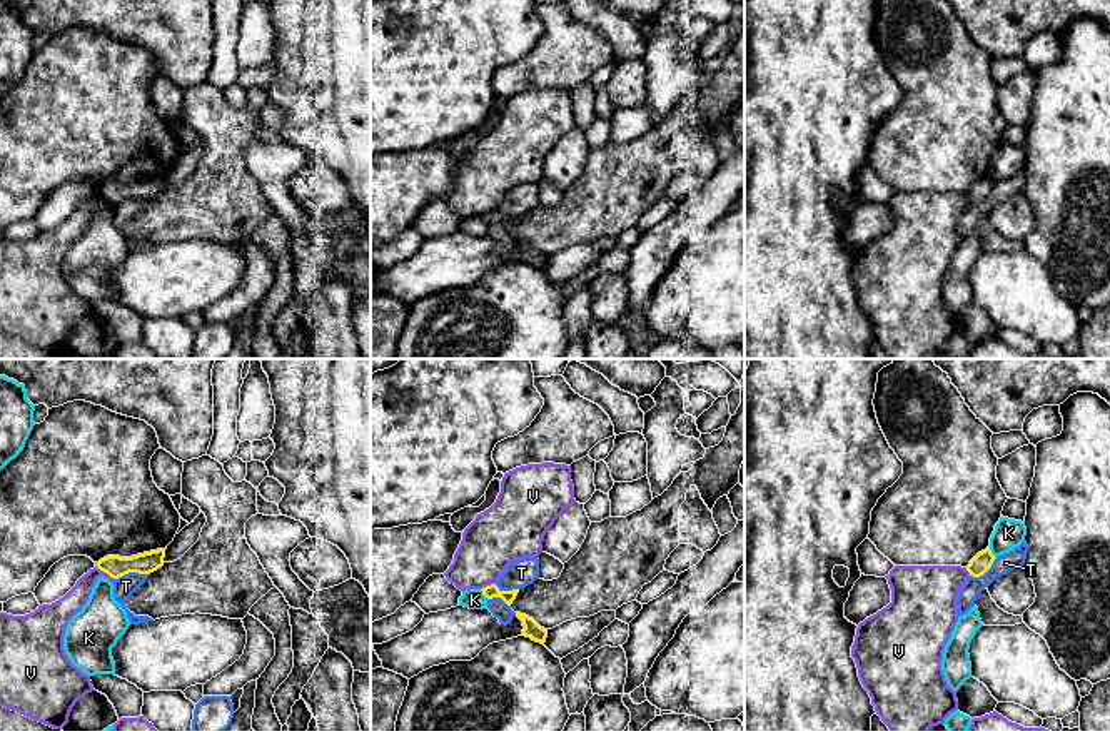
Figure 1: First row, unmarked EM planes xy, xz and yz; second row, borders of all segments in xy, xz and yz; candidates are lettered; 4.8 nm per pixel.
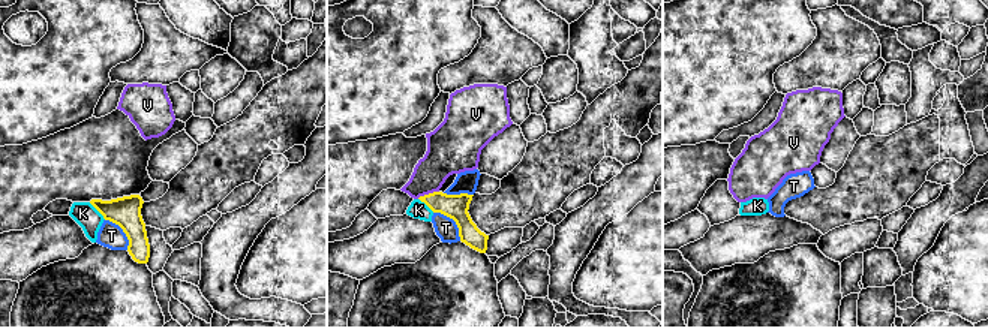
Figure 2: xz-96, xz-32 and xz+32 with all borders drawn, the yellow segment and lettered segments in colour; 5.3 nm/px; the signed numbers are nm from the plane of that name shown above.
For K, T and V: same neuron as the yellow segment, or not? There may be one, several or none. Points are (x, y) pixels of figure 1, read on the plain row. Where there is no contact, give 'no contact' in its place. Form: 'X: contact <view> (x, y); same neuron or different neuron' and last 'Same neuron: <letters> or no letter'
K: contact yz (990, 179); different neuron
T: contact xy (132, 197); different neuron
V: contact xy (105, 197); different neuron
Same neuron: no letter

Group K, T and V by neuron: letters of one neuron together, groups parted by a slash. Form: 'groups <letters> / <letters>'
groups K / T / V

